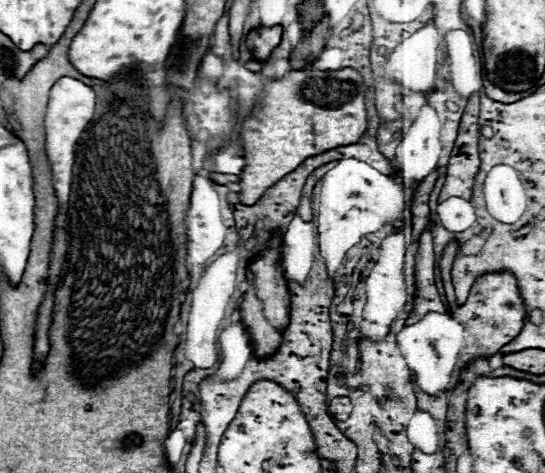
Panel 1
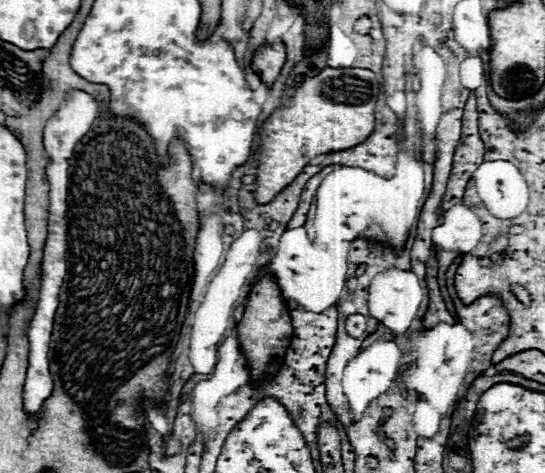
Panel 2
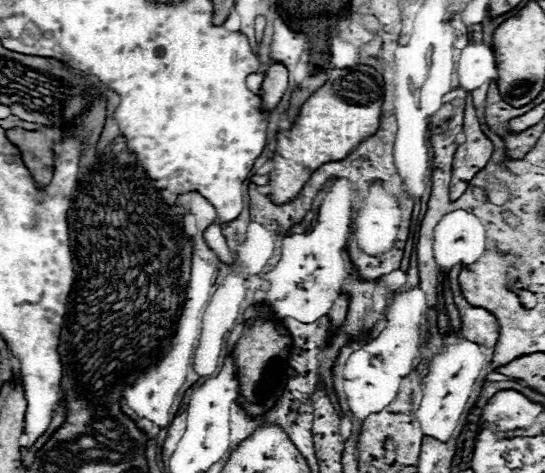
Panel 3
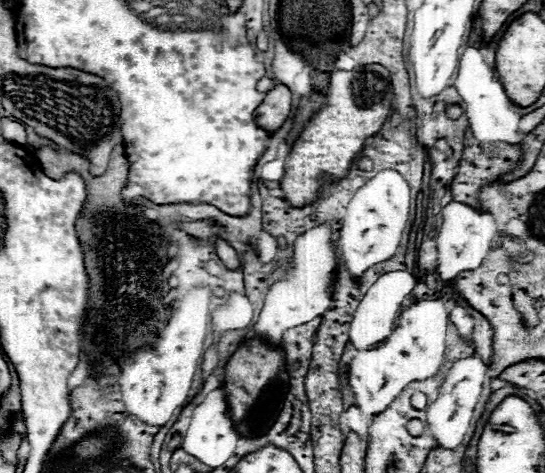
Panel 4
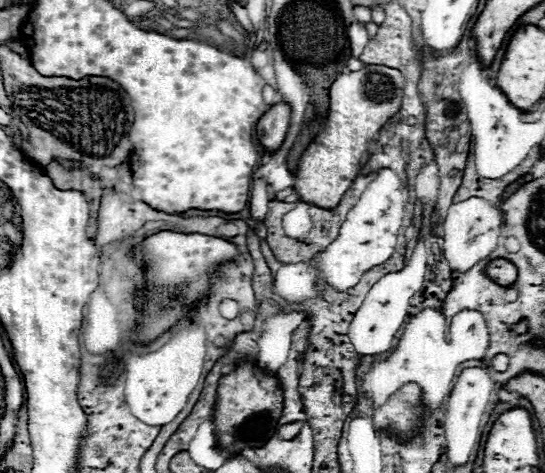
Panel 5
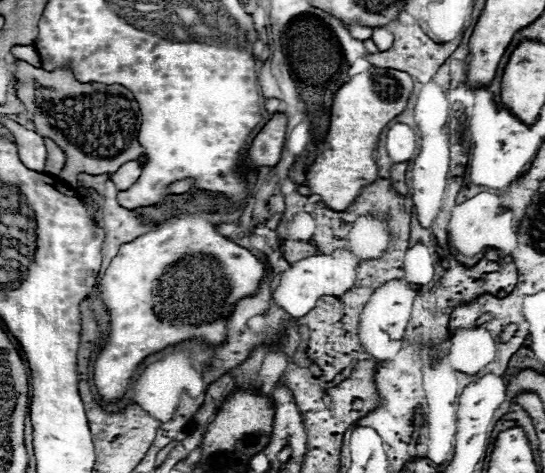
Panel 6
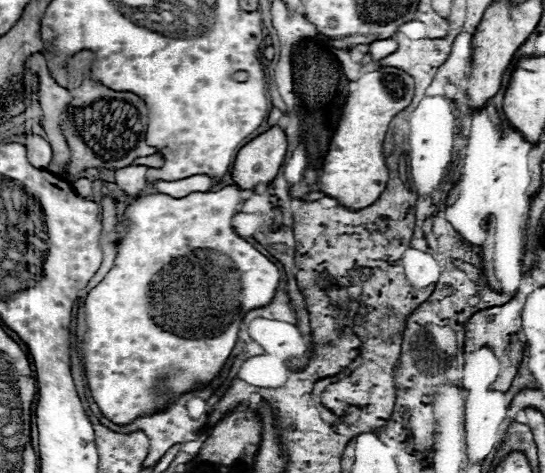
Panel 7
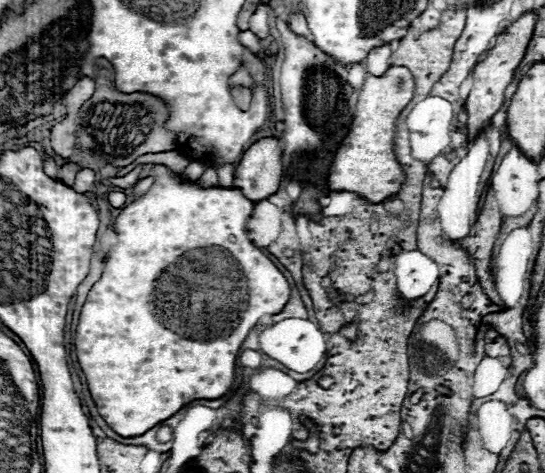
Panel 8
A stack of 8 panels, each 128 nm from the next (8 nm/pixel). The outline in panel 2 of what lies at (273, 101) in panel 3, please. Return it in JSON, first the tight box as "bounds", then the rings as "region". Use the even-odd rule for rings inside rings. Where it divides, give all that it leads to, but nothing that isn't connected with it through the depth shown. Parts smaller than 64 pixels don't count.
{"bounds":[250,40,286,86],"region":[[[278,40],[272,46],[264,46],[256,52],[256,56],[252,58],[250,68],[262,78],[264,86],[272,86],[276,82],[276,78],[282,72],[282,66],[286,62],[286,52],[284,52],[284,44]]]}

